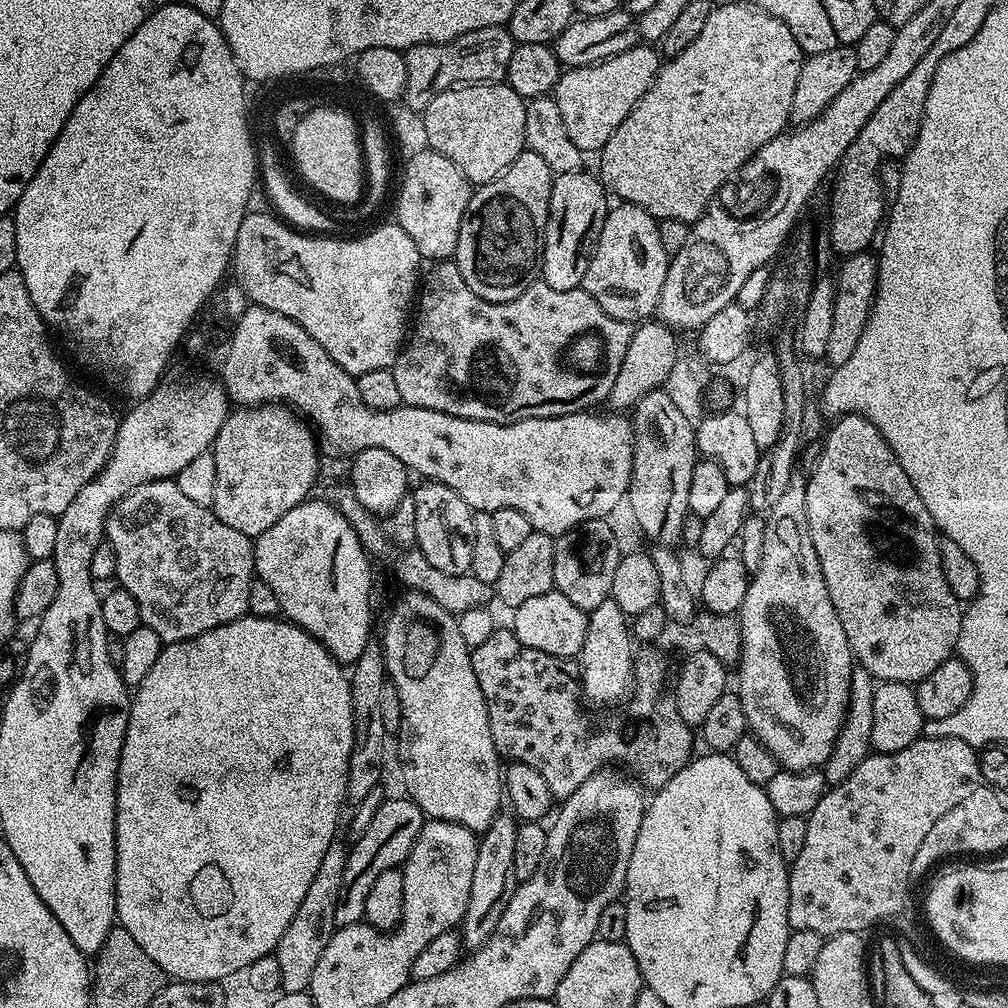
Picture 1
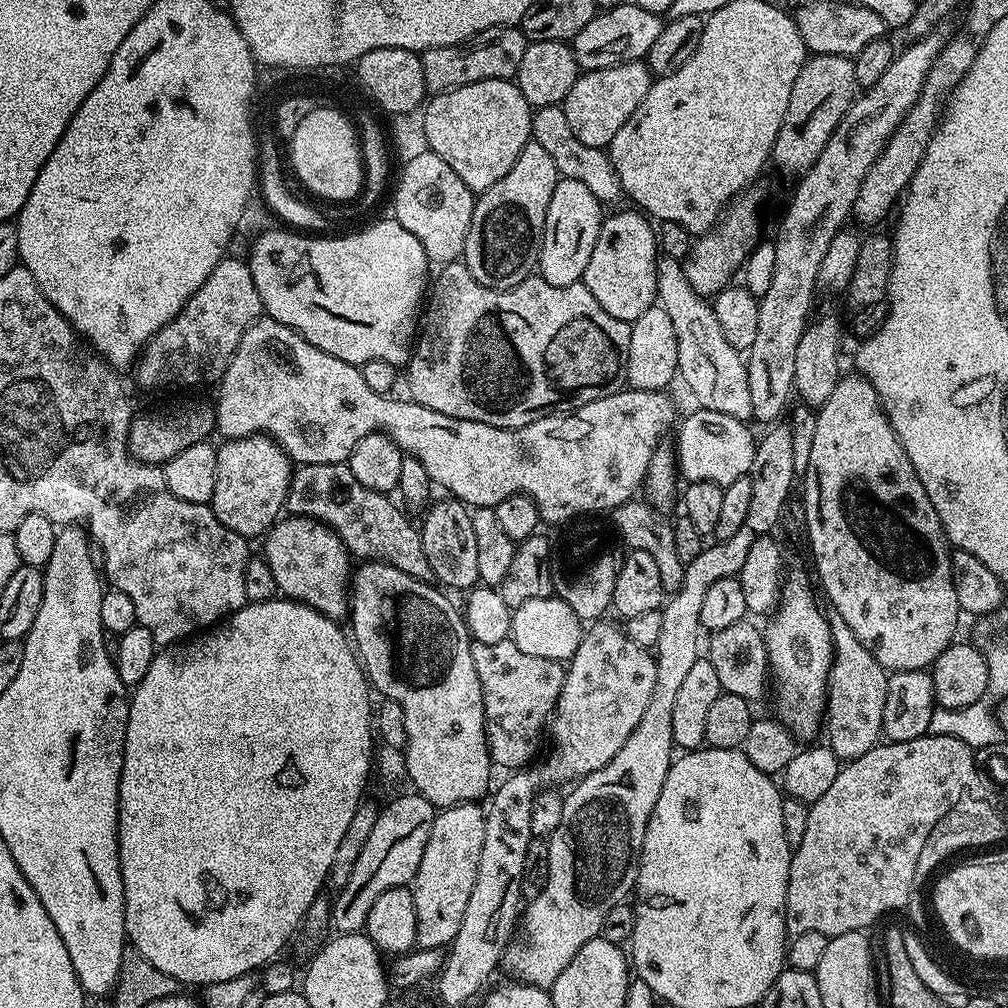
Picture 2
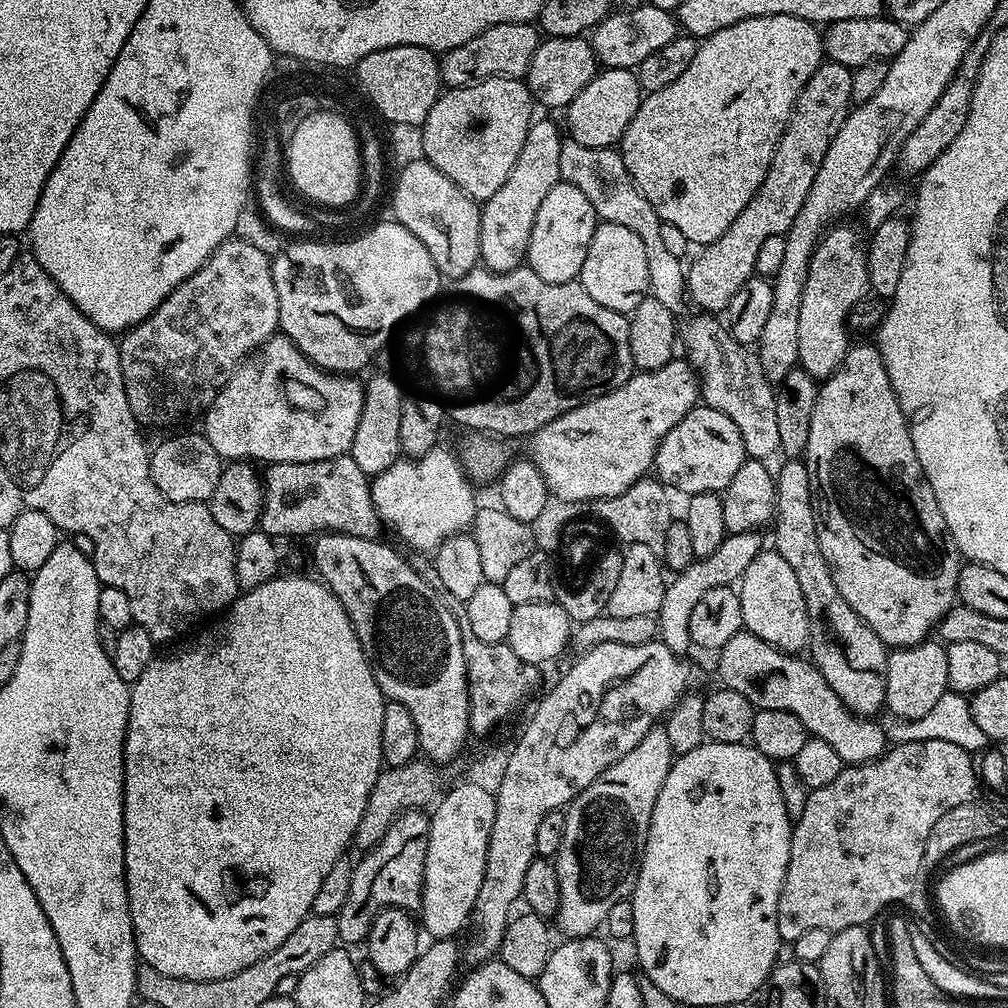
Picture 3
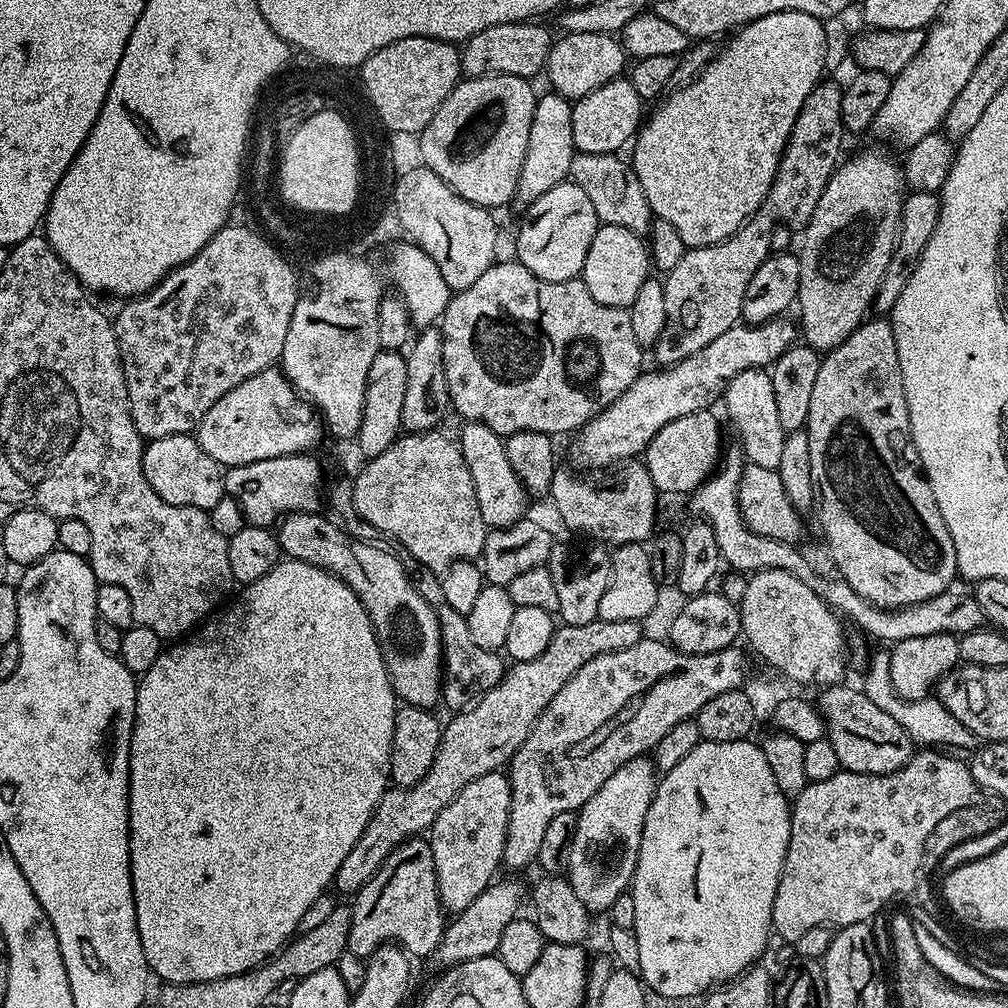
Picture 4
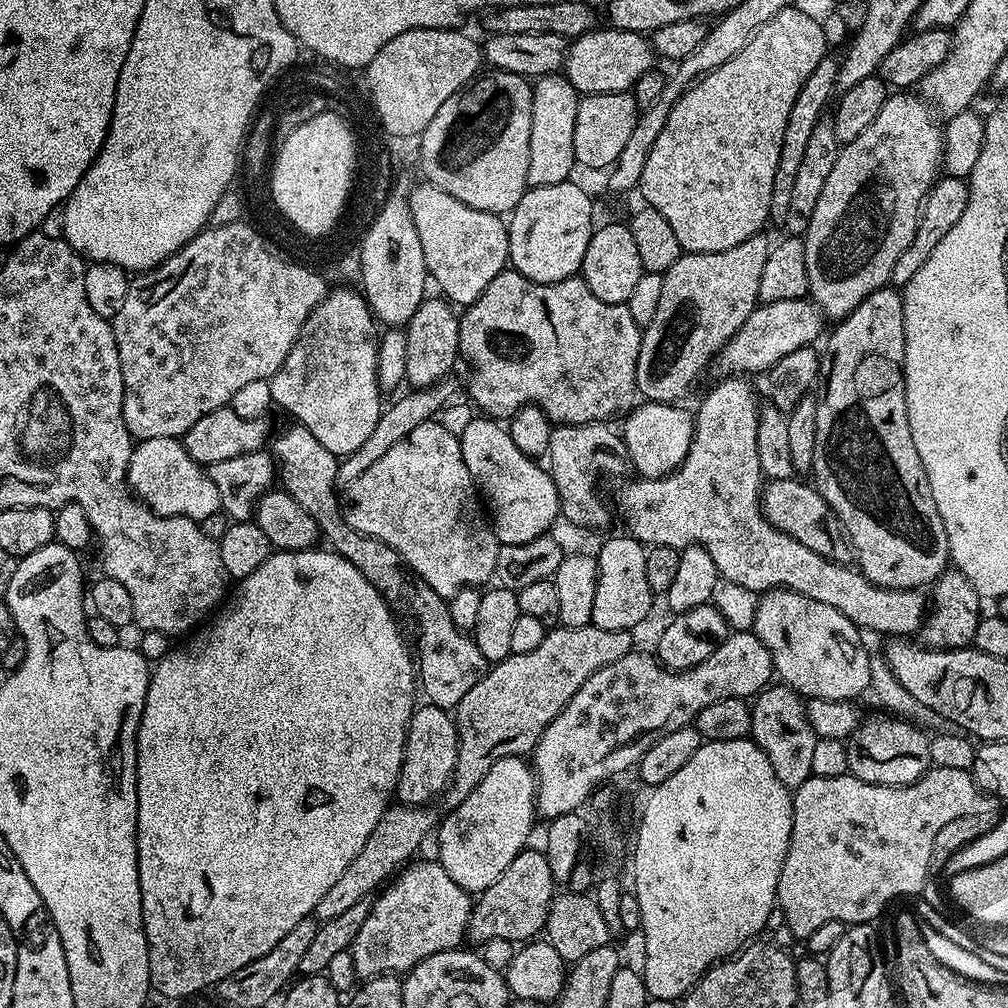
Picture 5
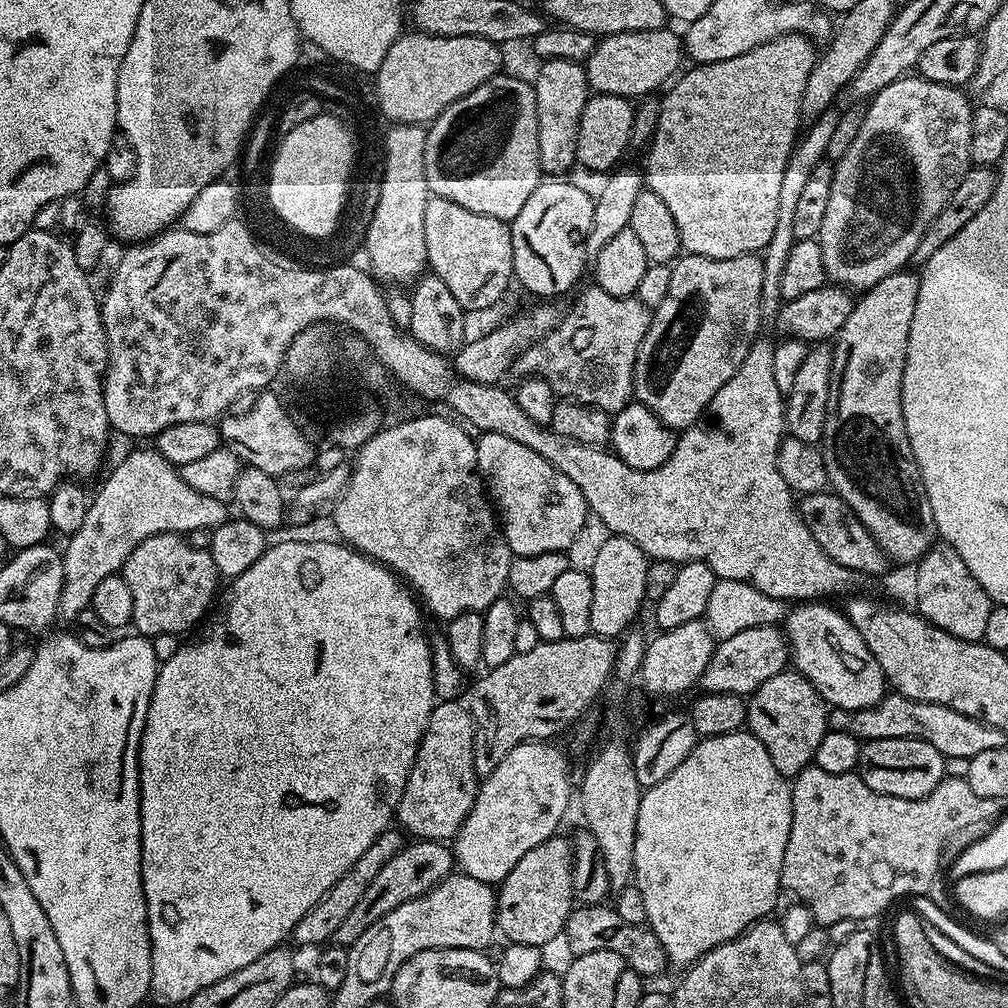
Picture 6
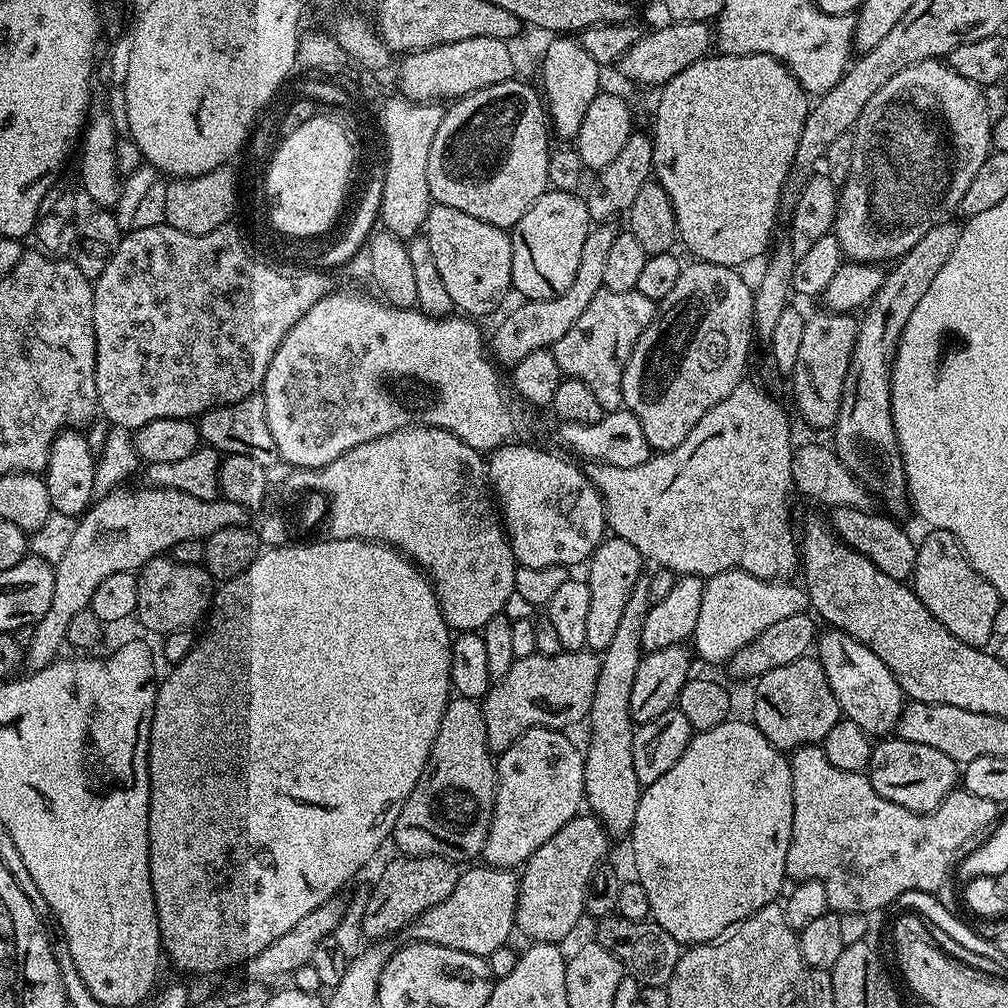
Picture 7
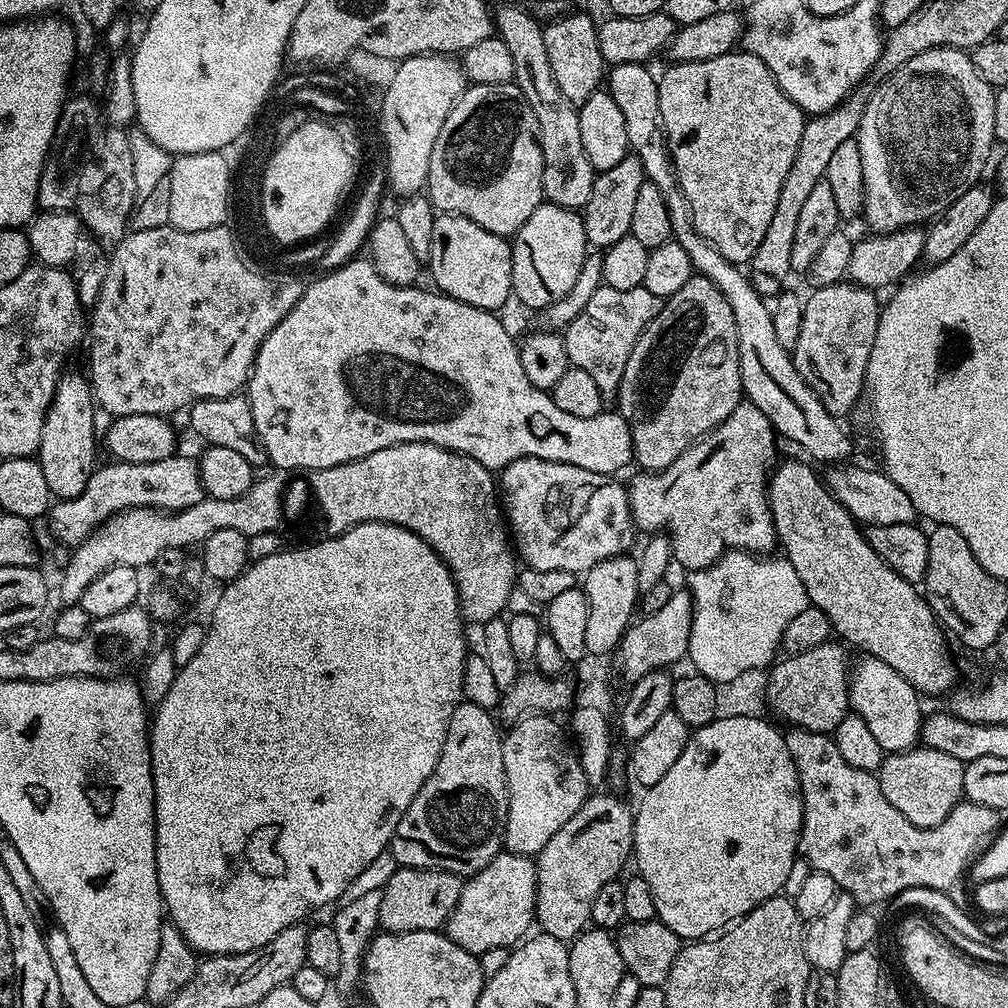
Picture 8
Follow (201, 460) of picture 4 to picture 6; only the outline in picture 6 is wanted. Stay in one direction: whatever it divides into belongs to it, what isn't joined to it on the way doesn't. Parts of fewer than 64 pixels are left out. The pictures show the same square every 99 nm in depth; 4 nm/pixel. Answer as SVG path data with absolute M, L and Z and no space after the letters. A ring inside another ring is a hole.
M155 447L130 453L105 478L96 497L91 497L82 526L67 537L68 545L62 548L64 582L59 619L75 621L80 611L91 605L98 582L117 575L123 569L129 551L146 542L146 538L167 532L187 534L203 528L217 528L230 519L228 511L229 505L218 502L218 498L206 498L206 494L198 494L194 486L188 486L177 465L162 458Z

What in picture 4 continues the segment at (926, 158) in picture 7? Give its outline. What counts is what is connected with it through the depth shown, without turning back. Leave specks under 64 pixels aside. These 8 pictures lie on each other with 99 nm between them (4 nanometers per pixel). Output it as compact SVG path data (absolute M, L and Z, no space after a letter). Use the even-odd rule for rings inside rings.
M868 152L865 156L852 156L847 160L848 157L837 167L835 174L830 178L830 182L826 182L826 186L822 190L822 198L818 198L818 206L814 206L814 214L810 214L810 222L802 230L804 245L798 249L798 255L800 257L800 285L798 286L798 294L796 295L798 309L800 308L798 328L802 333L803 343L815 349L820 354L831 352L843 340L850 338L852 331L864 323L866 317L869 315L870 309L873 307L876 299L876 291L882 282L882 274L886 274L886 266L890 266L890 258L896 245L896 236L900 232L900 211L904 205L904 197L906 195L906 185L901 165L897 162L895 164L886 153Z

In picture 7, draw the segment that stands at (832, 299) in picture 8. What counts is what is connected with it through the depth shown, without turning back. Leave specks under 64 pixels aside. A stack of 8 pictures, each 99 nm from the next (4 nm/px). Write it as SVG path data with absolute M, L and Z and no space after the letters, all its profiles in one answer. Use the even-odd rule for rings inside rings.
M824 310L817 316L809 315L804 324L797 365L790 375L796 408L810 427L831 429L840 417L841 406L846 402L852 370L852 347L860 325L855 315L829 314Z

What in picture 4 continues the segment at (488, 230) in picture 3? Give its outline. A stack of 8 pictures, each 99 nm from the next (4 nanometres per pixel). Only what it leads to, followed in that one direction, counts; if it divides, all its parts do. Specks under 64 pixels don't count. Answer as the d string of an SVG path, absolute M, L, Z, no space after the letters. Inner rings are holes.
M551 90L545 92L545 96L543 93L534 106L534 122L530 122L530 142L526 142L526 158L522 162L522 174L518 174L515 199L521 200L521 205L524 206L542 198L542 194L546 194L546 190L554 190L554 186L565 183L570 177L570 162L577 153L574 146L574 126L572 125L573 101Z

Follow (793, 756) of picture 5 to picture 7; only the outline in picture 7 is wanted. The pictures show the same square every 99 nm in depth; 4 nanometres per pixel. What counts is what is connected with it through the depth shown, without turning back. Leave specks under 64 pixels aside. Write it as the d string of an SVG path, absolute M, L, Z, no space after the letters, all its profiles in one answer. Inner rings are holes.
M815 655L786 662L786 666L778 666L759 676L755 684L751 723L785 754L807 744L819 745L842 718L838 698L834 698L834 690L830 690L824 668Z

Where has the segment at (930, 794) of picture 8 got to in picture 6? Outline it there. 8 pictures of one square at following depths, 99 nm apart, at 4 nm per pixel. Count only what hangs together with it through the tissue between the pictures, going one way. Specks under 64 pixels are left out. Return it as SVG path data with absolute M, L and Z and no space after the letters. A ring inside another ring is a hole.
M882 738L861 743L858 774L862 782L866 782L866 786L870 786L870 790L878 794L917 800L930 794L934 786L944 781L946 775L944 764L946 757L938 750L934 750L930 742L914 738Z

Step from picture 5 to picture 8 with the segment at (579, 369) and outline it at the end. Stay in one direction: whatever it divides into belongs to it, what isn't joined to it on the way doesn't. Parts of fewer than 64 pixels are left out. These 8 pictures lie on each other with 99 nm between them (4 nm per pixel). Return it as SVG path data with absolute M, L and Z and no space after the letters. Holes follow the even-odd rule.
M601 283L590 302L586 302L582 314L578 314L563 333L569 365L586 370L586 374L598 382L605 401L617 399L626 362L630 362L630 354L648 323L660 315L661 307L661 297L650 294L650 290L642 286L634 290L614 290L609 284Z

